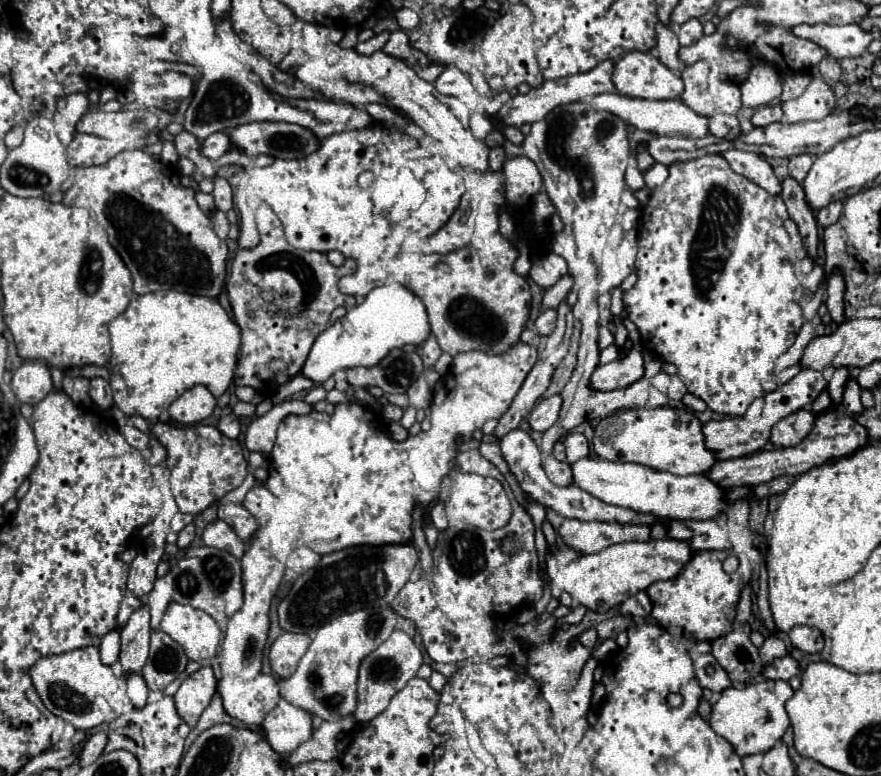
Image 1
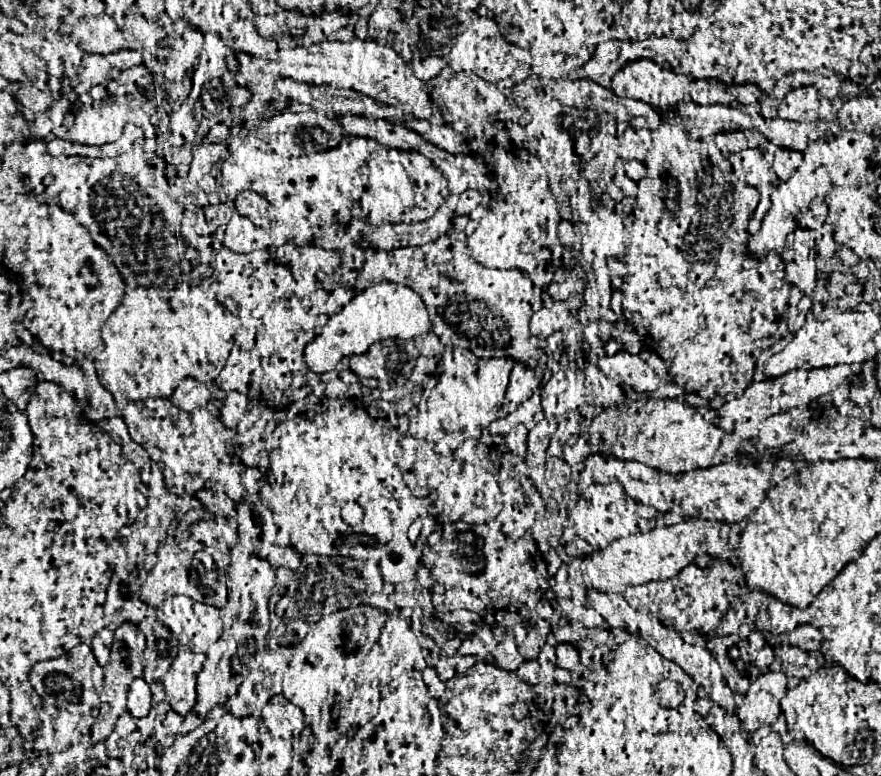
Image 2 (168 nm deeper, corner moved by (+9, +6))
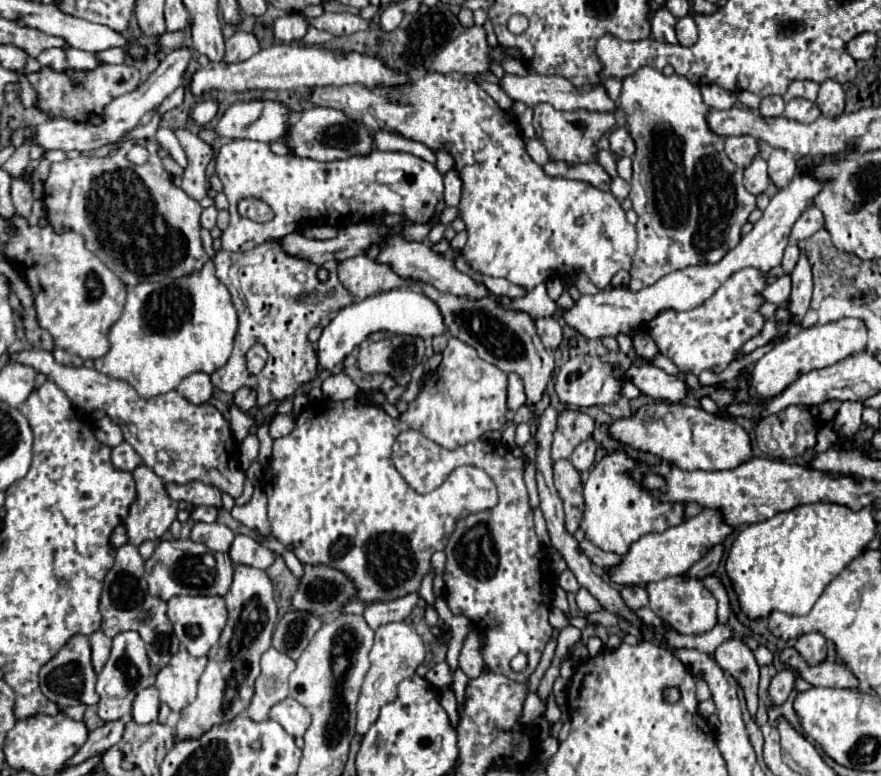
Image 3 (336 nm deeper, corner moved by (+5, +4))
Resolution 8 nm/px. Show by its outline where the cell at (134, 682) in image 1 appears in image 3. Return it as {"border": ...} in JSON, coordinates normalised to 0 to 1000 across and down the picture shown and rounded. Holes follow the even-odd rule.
{"border":[[[167,885],[156,893],[151,903],[151,927],[156,932],[171,932],[180,919],[180,893],[176,885]]]}

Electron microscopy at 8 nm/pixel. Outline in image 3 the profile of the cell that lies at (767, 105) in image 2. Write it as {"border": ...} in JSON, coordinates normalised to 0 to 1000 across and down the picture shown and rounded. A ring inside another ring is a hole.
{"border":[[[875,122],[864,130],[862,143],[866,151],[884,151],[884,148],[889,148],[889,138],[891,138],[889,128],[884,122]]]}

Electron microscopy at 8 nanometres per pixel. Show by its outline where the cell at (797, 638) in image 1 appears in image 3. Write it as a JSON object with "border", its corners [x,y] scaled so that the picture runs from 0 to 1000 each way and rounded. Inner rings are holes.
{"border":[[[914,816],[905,823],[902,829],[902,836],[909,841],[909,847],[914,852],[918,852],[921,857],[927,857],[936,849],[939,844],[939,829],[936,829],[936,821],[932,816]]]}

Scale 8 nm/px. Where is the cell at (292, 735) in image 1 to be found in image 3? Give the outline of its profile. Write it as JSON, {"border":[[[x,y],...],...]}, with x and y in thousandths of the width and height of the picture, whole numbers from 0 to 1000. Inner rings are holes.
{"border":[[[326,898],[310,909],[310,914],[305,916],[305,927],[314,929],[333,950],[344,950],[348,937],[353,934],[353,921],[333,898]]]}

